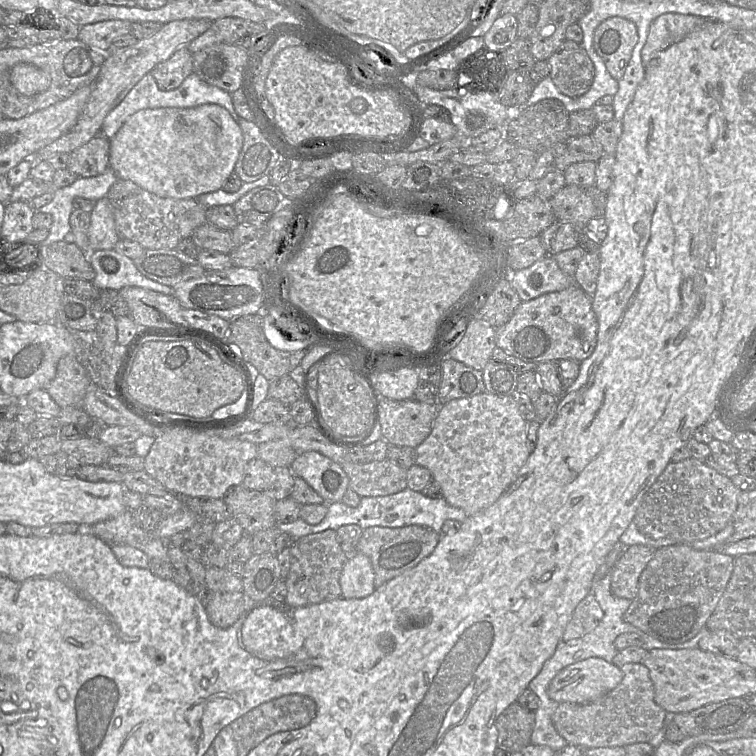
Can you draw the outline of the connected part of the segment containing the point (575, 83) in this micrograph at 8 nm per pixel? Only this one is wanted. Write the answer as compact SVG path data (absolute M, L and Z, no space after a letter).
M565 40L548 59L550 77L558 90L571 98L587 93L594 79L594 65L581 45Z

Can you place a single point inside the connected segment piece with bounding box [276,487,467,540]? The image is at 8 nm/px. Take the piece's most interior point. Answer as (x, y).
(408, 507)

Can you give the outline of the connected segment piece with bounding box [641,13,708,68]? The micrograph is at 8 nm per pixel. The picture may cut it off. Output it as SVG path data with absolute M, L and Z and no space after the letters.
M666 13L657 17L649 27L647 40L641 52L644 68L656 67L656 53L682 41L689 34L706 24L708 20L685 14Z

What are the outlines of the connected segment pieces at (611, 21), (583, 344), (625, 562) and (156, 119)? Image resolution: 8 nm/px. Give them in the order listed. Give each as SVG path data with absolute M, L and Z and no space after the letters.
M611 17L596 28L594 49L615 80L623 77L637 41L636 25L626 18Z
M578 285L521 302L510 320L496 329L496 346L529 363L570 359L578 363L591 356L597 344L598 321L591 297Z
M647 545L626 547L611 571L611 591L631 601L639 592L639 579L656 549Z
M202 104L190 108L141 109L131 115L109 141L109 167L118 179L130 180L160 197L186 199L223 187L234 172L243 133L227 109L218 104Z

